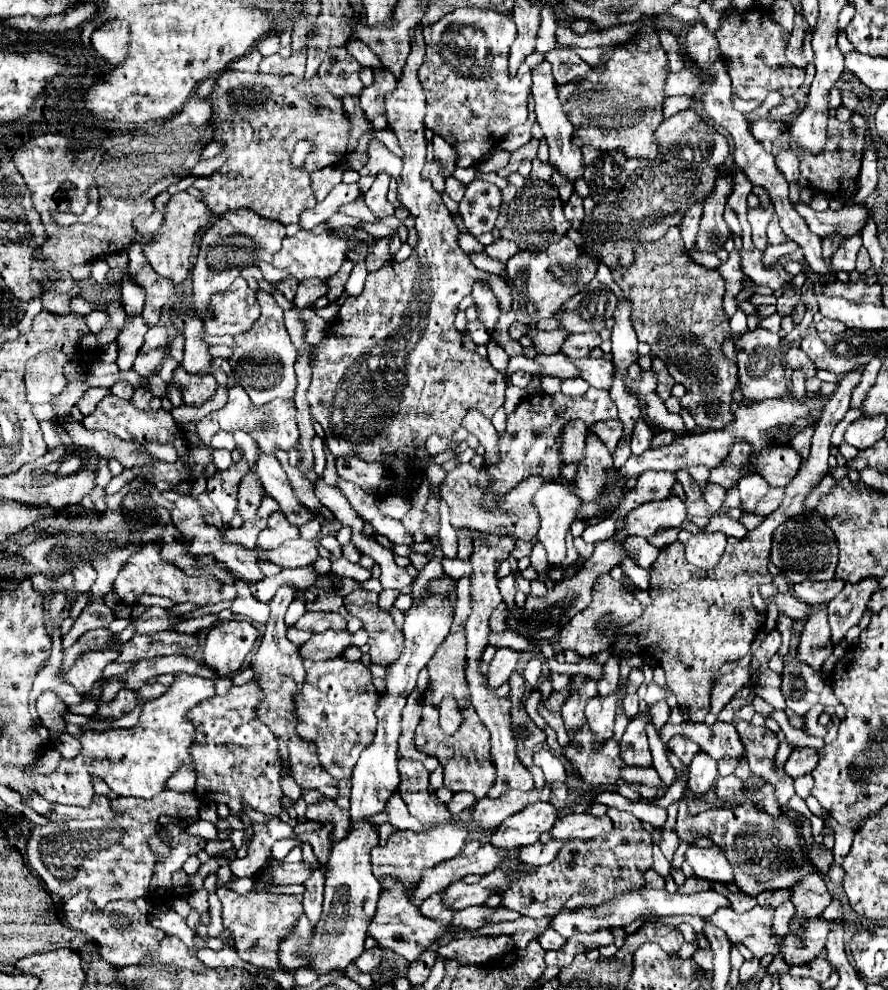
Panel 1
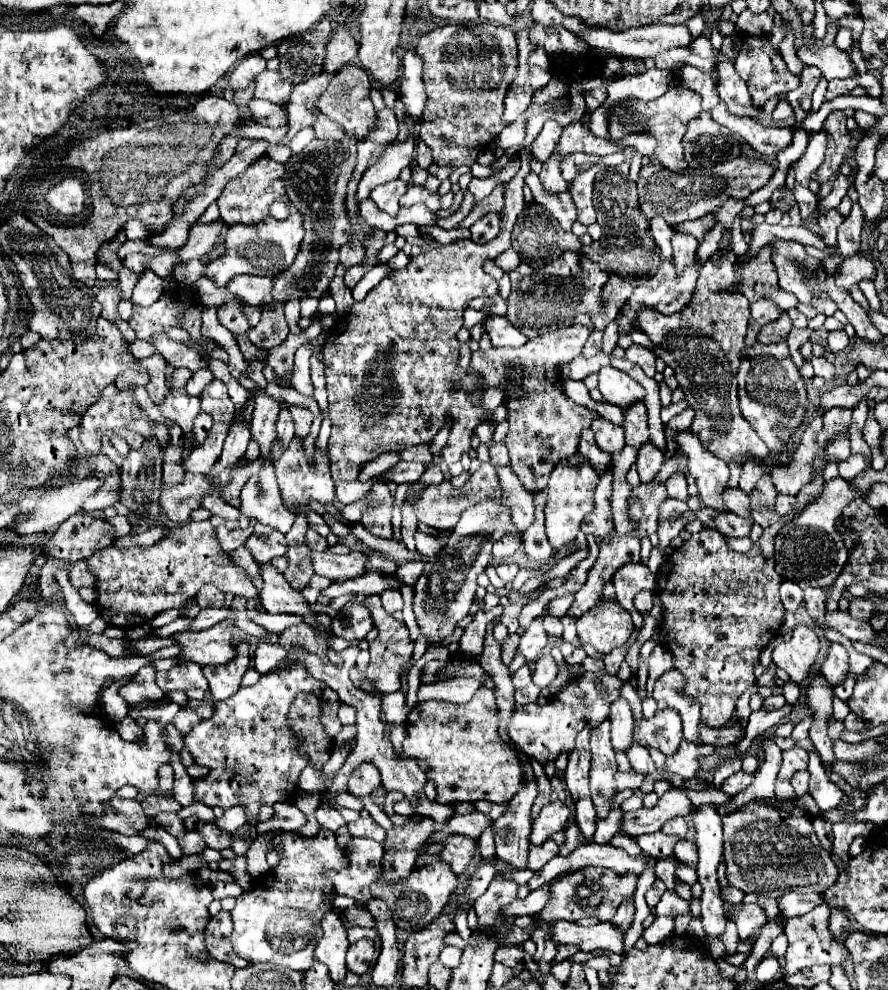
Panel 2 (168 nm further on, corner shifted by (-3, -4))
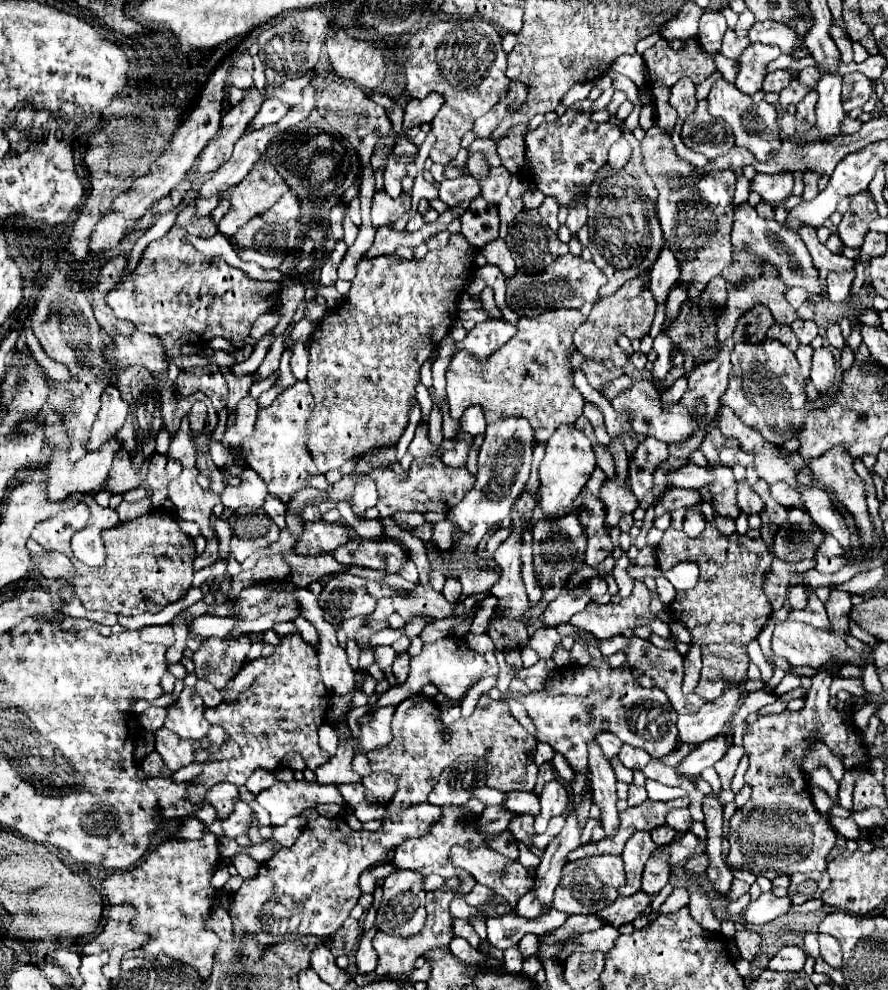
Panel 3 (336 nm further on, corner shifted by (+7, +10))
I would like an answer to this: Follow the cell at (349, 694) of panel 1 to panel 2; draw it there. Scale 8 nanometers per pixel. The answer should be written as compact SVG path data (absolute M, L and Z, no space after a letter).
M362 764L354 770L354 774L348 780L348 788L354 796L368 796L372 792L376 792L378 788L382 788L382 780L380 780L380 772L376 766L372 764Z

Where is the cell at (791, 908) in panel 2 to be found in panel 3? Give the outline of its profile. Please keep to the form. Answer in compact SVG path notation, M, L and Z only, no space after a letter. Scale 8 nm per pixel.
M808 872L808 874L792 874L788 896L794 904L802 904L810 898L820 898L828 888L830 878L826 872Z

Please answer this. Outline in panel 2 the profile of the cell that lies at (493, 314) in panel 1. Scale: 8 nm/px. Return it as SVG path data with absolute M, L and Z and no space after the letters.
M490 316L486 320L484 328L490 334L490 340L492 340L494 348L502 348L502 346L524 346L526 340L528 340L520 330L516 330L502 316Z

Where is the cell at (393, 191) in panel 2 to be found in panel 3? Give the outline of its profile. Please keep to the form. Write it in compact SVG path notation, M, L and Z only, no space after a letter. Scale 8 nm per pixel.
M392 154L390 162L384 170L384 190L386 190L388 196L392 196L392 198L400 196L400 190L402 190L400 180L402 180L402 176L406 176L406 164L414 162L414 160L416 160L416 156L396 156L396 154Z

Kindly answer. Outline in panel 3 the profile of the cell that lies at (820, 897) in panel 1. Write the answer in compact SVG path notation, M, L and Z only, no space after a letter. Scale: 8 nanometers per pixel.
M818 934L818 942L824 954L824 962L828 962L832 968L840 968L842 966L842 948L838 944L838 940L826 936L826 934Z

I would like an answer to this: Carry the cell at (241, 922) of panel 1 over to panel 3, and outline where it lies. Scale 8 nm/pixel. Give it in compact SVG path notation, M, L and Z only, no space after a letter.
M428 802L398 812L376 832L354 832L342 816L316 818L304 826L294 846L280 848L272 860L260 866L256 878L244 880L242 888L230 896L234 938L252 934L260 946L270 946L278 940L296 940L302 936L324 938L334 934L362 894L358 888L360 872L366 866L386 862L392 848L404 840L424 836L434 820L440 818L442 808Z

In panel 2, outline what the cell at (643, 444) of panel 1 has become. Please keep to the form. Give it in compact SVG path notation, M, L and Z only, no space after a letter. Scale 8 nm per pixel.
M646 442L640 448L638 462L636 462L638 476L640 476L640 484L650 484L656 478L656 474L660 470L660 466L664 464L664 460L666 460L664 452L660 452L652 442Z

